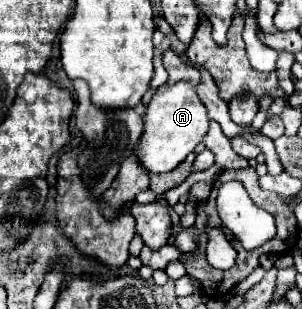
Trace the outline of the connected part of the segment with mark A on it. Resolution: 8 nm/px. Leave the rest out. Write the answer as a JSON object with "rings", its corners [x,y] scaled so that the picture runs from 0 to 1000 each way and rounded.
{"rings":[[[570,152],[543,165],[536,197],[556,230],[556,262],[523,282],[490,333],[490,353],[477,366],[477,430],[450,476],[464,528],[490,547],[497,566],[556,560],[583,534],[596,534],[616,502],[636,495],[642,476],[675,450],[695,405],[689,353],[649,301],[649,282],[662,269],[662,230],[623,210],[603,178],[589,178]]]}

